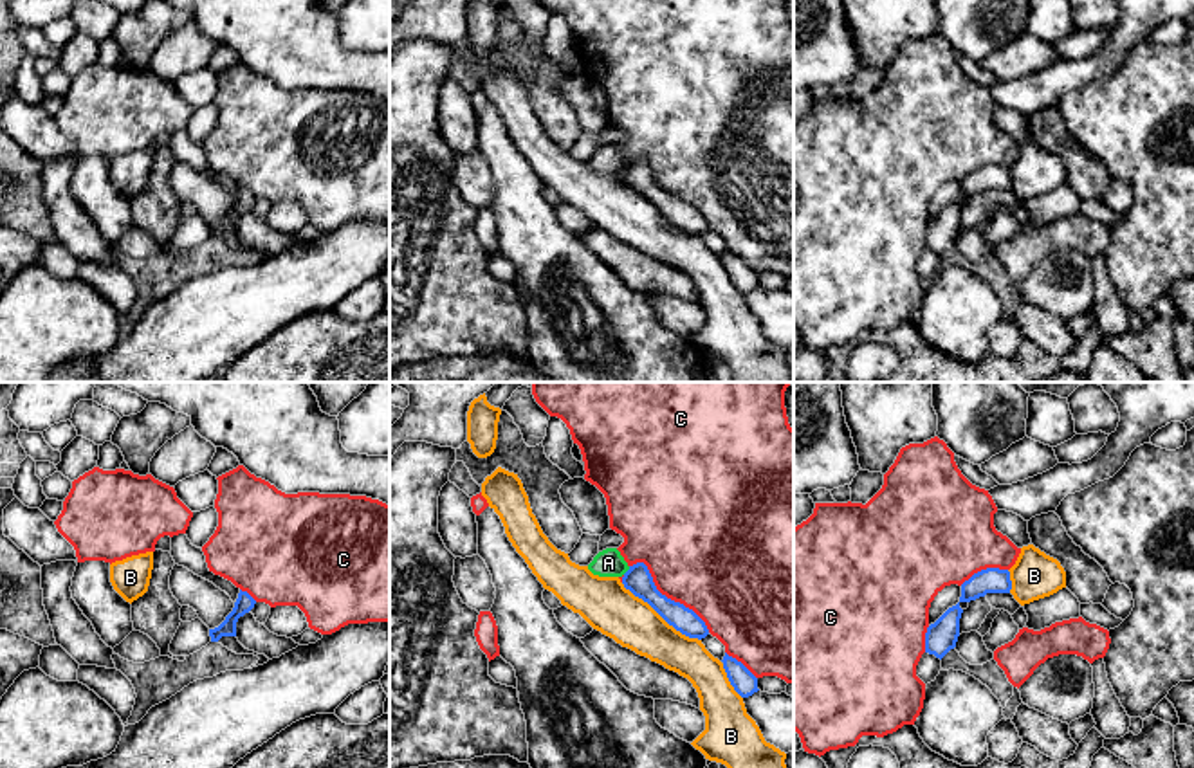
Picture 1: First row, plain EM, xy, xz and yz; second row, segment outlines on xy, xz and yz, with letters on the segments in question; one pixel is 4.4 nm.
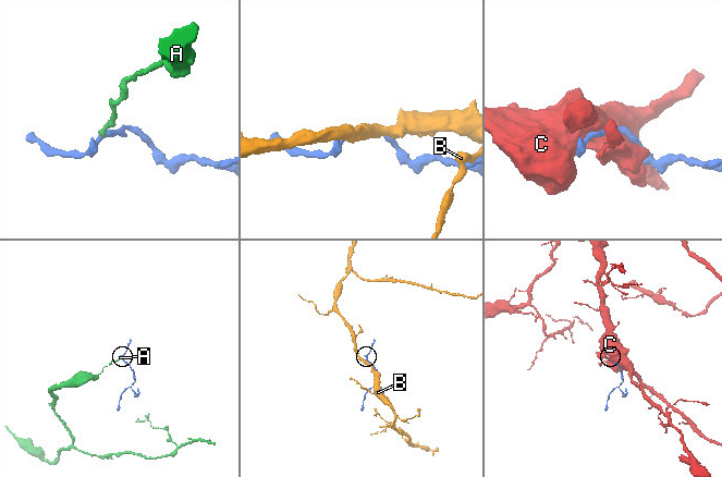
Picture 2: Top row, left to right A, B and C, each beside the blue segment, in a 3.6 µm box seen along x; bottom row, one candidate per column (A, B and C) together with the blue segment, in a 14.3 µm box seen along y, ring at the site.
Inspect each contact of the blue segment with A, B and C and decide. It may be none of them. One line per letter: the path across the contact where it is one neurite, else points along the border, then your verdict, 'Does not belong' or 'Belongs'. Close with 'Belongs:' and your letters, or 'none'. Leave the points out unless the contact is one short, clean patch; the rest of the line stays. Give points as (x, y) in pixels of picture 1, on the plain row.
A: Boundary: xz (630, 163), (623, 170). Does not belong
B: Does not belong
C: Does not belong
Belongs: none

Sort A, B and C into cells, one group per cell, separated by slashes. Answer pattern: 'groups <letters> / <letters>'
groups A / B / C

